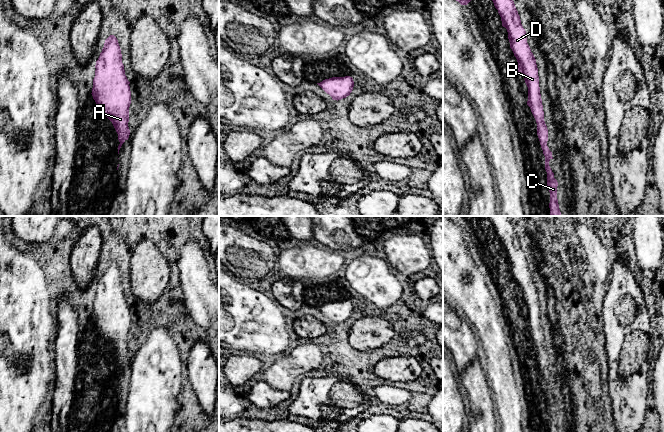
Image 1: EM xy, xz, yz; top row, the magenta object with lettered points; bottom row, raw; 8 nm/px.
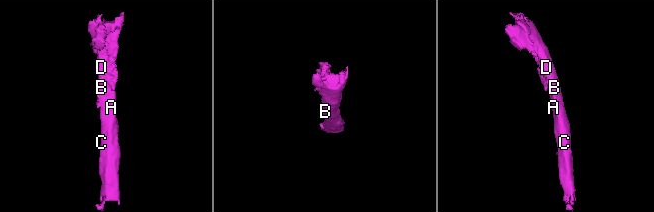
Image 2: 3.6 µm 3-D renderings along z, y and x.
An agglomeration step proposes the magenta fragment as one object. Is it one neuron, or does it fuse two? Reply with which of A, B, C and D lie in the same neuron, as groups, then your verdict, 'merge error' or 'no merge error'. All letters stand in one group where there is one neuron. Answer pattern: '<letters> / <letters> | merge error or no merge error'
A B C D | no merge error

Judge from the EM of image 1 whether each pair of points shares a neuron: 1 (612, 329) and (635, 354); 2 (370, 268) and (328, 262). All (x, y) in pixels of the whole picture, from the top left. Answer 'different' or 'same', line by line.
1: same
2: different

